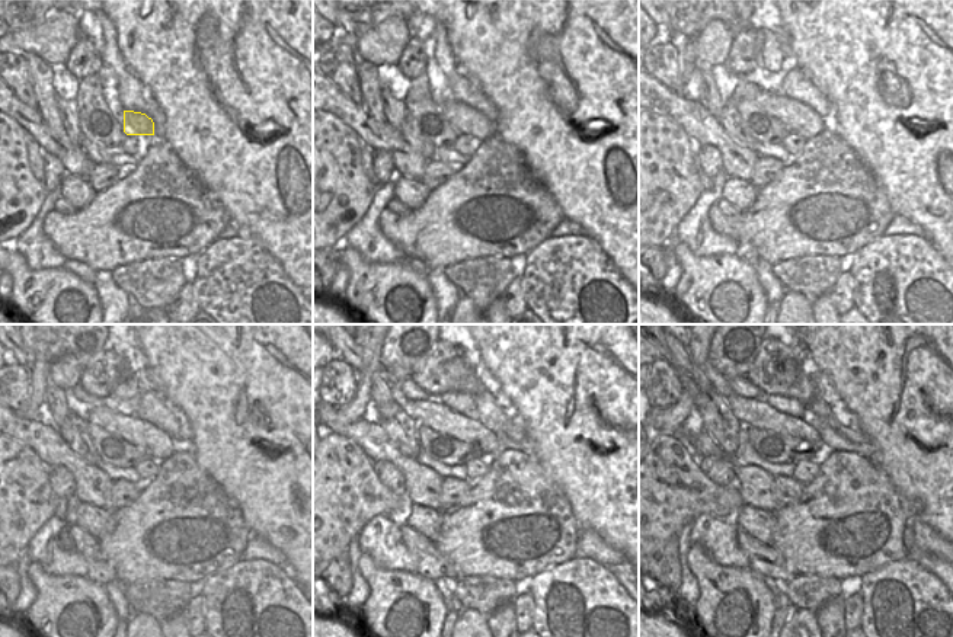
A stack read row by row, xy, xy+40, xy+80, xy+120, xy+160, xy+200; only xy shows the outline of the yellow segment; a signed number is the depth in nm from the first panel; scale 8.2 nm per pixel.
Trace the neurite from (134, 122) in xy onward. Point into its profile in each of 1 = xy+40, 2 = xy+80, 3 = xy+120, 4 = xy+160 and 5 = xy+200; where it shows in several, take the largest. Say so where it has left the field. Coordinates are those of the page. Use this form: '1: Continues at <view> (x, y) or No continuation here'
1: Continues at xy+40 (466, 119)
2: Continues at xy+80 (798, 118)
3: Continues at xy+120 (159, 445)
4: Continues at xy+160 (437, 416)
5: Continues at xy+200 (758, 413)

